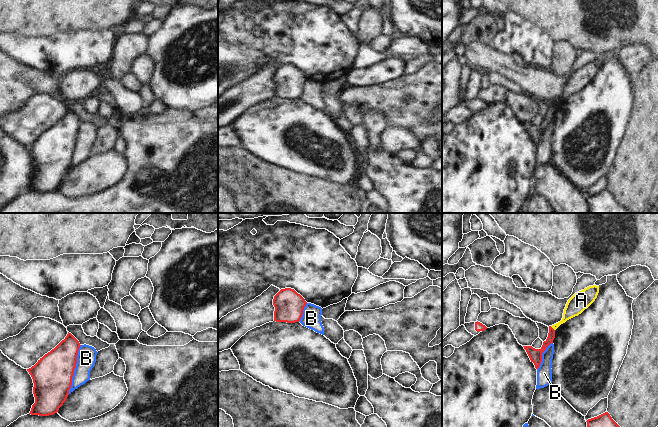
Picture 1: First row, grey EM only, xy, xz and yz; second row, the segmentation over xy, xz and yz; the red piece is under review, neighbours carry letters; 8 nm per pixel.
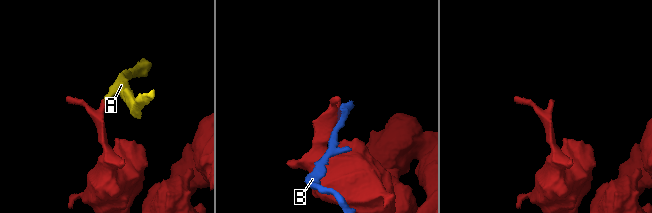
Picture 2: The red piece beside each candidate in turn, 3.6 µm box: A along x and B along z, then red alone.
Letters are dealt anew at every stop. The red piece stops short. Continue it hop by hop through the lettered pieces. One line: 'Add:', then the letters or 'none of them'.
Add: none of them

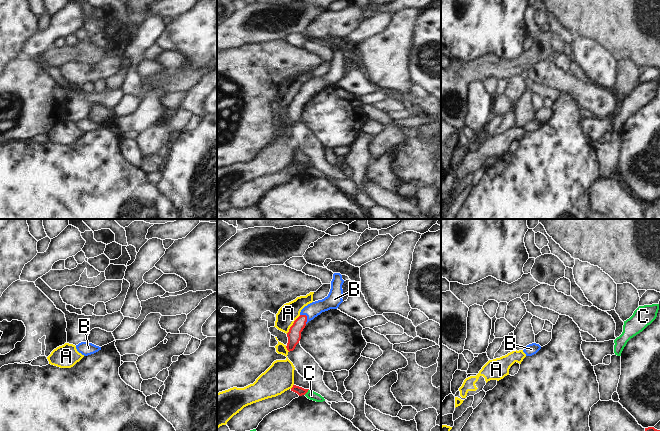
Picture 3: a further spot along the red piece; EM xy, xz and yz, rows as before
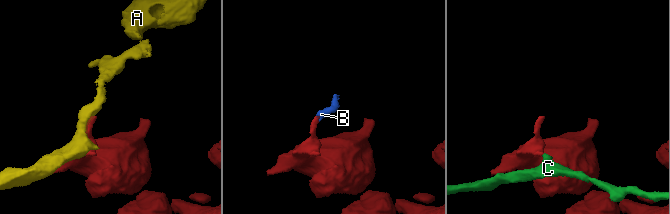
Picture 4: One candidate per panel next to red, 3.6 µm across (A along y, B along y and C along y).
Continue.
Add: B

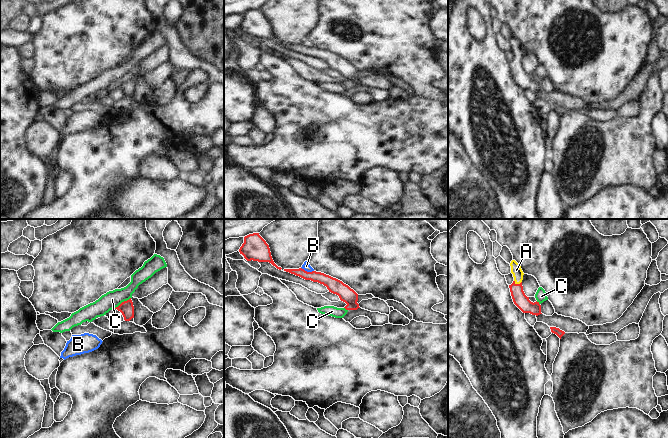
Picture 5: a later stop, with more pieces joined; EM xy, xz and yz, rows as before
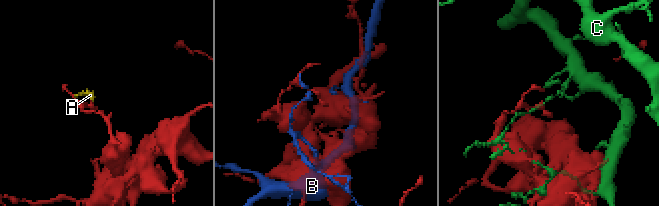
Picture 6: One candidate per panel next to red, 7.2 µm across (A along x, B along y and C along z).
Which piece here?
Add: A

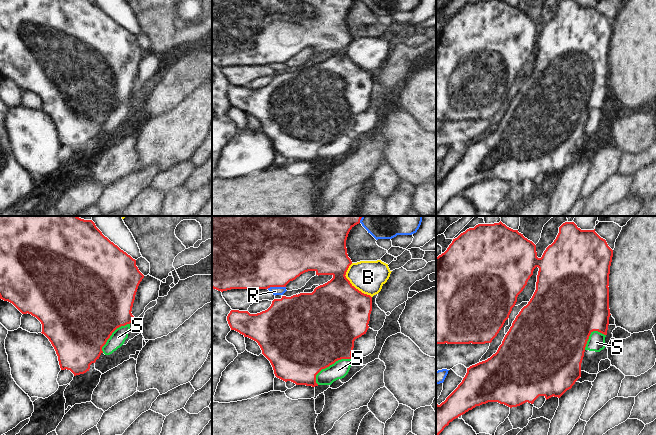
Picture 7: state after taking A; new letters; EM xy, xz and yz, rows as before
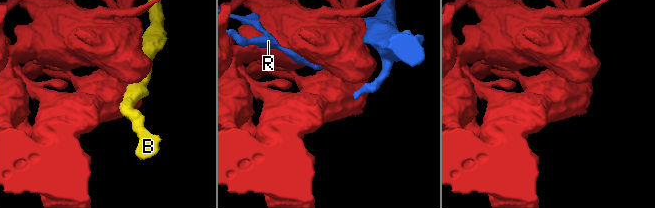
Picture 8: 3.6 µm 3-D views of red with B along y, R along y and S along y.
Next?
Add: S

